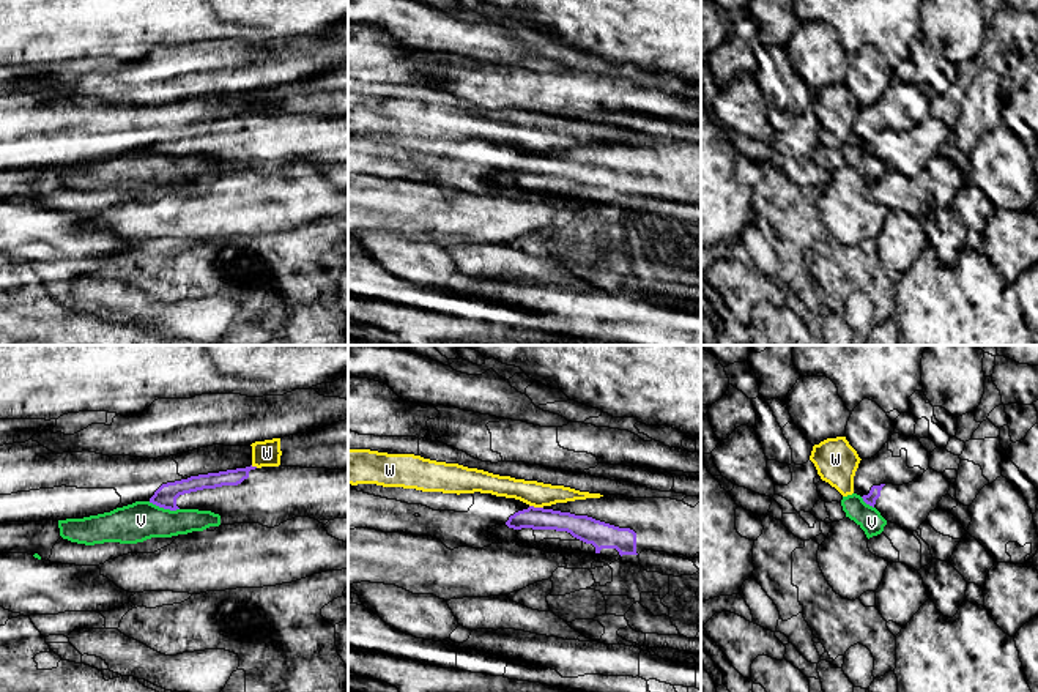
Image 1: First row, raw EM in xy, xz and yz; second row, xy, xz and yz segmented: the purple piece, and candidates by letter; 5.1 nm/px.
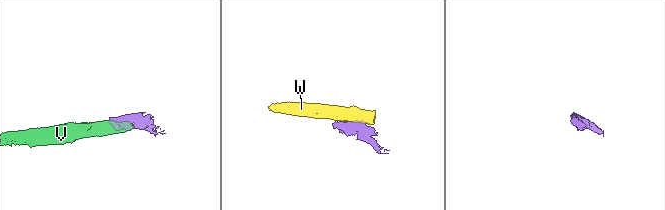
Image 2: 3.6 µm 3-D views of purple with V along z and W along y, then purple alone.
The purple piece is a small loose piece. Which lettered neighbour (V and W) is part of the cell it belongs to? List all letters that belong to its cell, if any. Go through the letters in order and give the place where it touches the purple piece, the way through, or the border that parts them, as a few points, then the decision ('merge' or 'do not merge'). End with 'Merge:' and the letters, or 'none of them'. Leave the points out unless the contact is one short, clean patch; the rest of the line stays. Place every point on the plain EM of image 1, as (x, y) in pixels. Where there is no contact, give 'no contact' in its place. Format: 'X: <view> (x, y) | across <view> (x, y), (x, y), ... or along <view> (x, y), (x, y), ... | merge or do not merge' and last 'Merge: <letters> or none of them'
V: xy (164, 155) | along xy (148, 148), (178, 156) | do not merge
W: xz (536, 155) | along xz (530, 152), (542, 155) | do not merge
Merge: none of them

